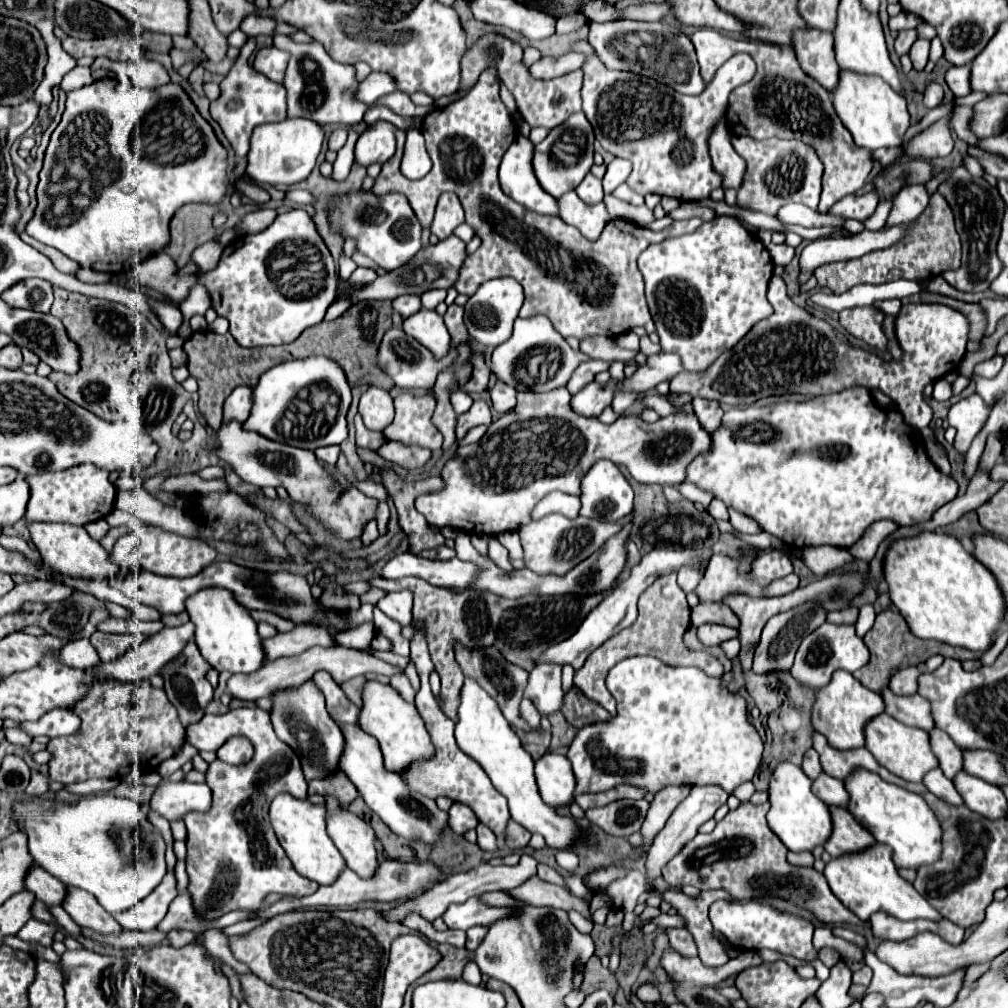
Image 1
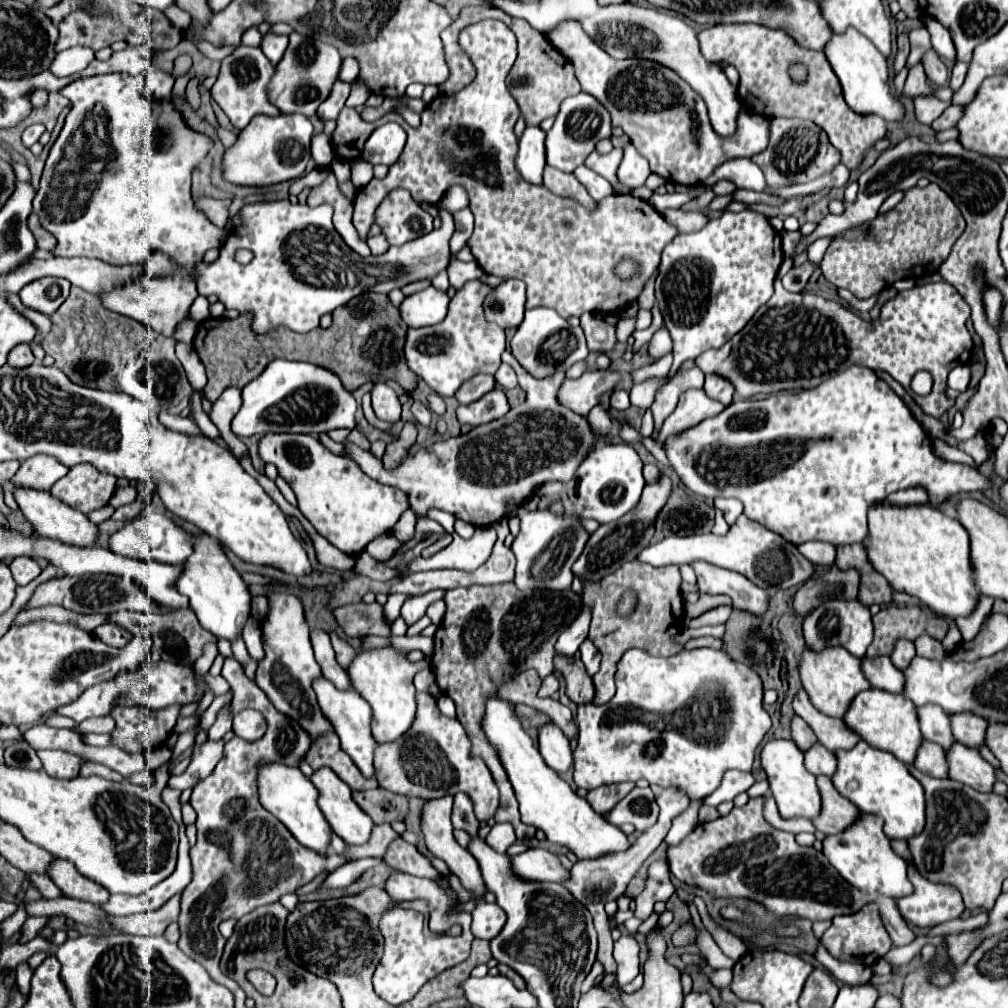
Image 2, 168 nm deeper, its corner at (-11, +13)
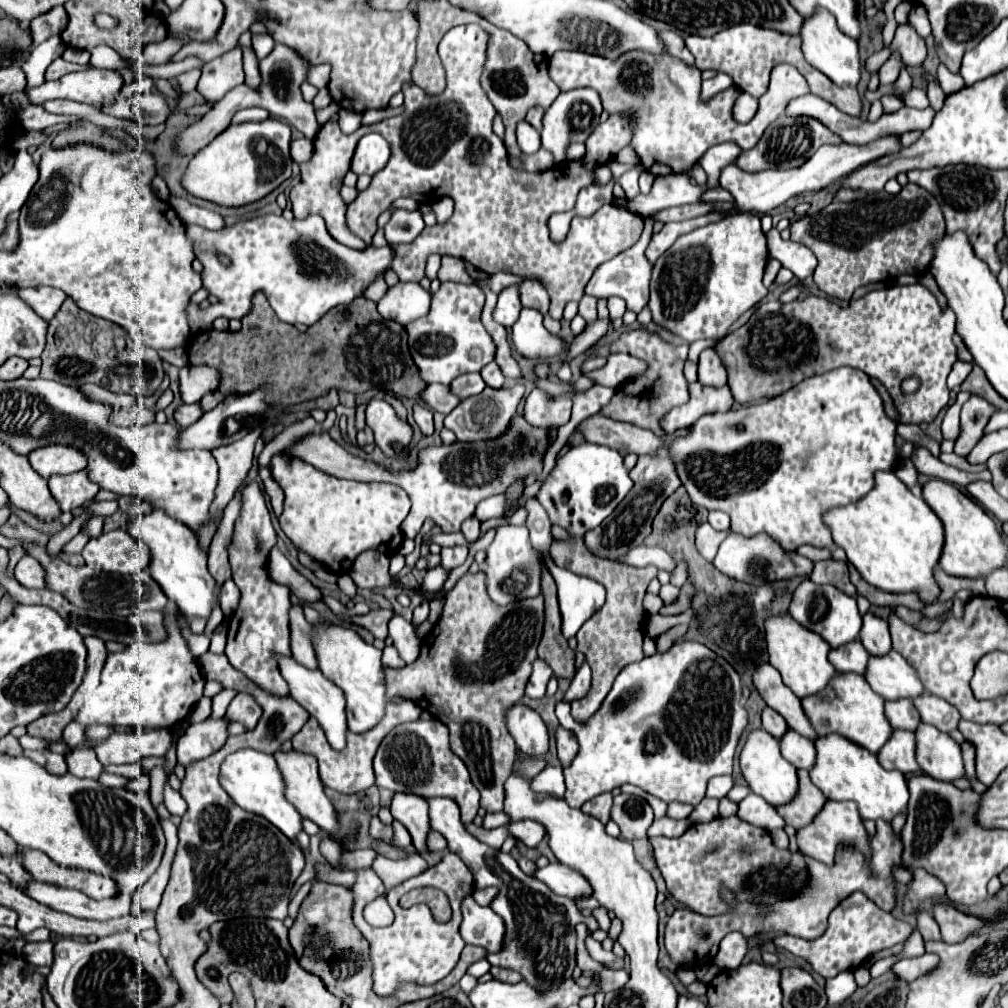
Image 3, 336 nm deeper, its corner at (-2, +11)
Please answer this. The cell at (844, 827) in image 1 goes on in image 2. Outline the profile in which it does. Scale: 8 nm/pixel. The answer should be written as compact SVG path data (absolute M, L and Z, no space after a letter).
M819 776L817 786L819 786L819 792L823 798L823 810L819 812L819 818L811 820L813 826L817 830L821 830L823 834L843 832L849 824L853 824L857 820L859 810L855 808L853 802L847 802L847 798L843 798L835 790L835 786L831 784L831 780L827 776Z

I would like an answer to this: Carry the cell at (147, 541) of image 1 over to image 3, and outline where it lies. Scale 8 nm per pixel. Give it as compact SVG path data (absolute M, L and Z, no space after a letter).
M122 528L102 532L98 538L90 538L82 550L82 556L92 568L118 574L148 570L152 562L152 552Z

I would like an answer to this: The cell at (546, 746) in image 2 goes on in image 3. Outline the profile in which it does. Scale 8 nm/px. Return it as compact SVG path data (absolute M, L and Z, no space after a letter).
M516 704L514 708L510 708L510 712L506 714L506 720L510 724L510 734L516 740L516 746L532 758L542 758L548 754L548 728L544 724L544 720L538 716L538 712L534 712L528 706Z

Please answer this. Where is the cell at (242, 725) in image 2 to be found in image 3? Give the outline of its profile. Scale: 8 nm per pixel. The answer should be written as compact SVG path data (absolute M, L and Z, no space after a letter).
M238 694L230 706L228 706L228 712L226 712L226 718L230 722L242 722L246 726L246 730L252 730L260 718L262 710L258 708L258 704L254 704L254 700L250 700L250 696L244 696L244 694Z

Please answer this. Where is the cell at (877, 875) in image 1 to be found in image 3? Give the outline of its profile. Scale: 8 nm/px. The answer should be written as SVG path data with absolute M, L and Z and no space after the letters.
M828 800L826 808L814 818L814 824L808 824L806 828L798 830L798 846L800 852L808 858L814 858L826 866L834 864L834 856L840 846L856 848L860 854L864 854L866 860L872 860L872 848L870 848L870 836L862 824L858 806L854 802L834 802Z

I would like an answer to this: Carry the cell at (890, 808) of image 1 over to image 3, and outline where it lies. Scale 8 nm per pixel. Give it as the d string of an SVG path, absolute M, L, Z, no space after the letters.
M824 736L822 740L816 740L816 752L818 752L818 764L810 770L810 778L828 800L852 800L852 802L856 802L862 820L892 822L894 816L906 814L906 810L908 810L908 786L906 786L902 772L884 770L872 752L866 752L866 748L846 740L844 736Z

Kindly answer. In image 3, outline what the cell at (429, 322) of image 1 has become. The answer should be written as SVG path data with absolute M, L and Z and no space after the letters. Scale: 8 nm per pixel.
M398 282L388 288L386 296L378 302L378 312L386 320L394 320L402 326L426 316L430 312L432 294L420 288L416 282Z

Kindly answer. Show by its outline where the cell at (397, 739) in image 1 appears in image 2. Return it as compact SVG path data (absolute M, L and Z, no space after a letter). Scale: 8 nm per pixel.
M395 648L359 650L357 656L351 660L351 666L347 666L347 676L353 688L369 702L373 710L371 734L375 734L377 742L391 742L409 730L415 718L413 676L417 674L417 670L423 668L427 668L427 658L411 662L407 654L401 654Z

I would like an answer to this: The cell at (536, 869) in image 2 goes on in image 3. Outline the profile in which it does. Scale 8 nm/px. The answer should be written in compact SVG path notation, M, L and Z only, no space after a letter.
M554 862L548 864L544 868L536 868L534 876L544 882L552 892L566 896L566 898L578 898L578 896L586 896L592 892L590 884L586 882L586 878L578 872L572 872L570 868Z

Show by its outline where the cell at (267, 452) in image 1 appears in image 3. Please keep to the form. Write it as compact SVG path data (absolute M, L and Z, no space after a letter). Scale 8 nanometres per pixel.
M282 452L272 456L270 470L286 496L280 516L282 530L298 550L308 552L334 574L348 574L356 556L368 548L378 548L388 556L400 548L404 540L400 524L410 510L410 498L400 486L342 480L300 458L294 458L292 466L292 458Z

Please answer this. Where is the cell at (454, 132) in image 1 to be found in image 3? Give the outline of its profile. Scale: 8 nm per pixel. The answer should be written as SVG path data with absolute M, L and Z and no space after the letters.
M478 24L452 28L438 46L448 80L442 94L426 96L416 86L406 84L404 114L370 126L360 126L352 134L344 134L337 121L328 120L314 138L312 162L320 168L322 158L334 158L338 142L360 140L368 132L380 132L390 142L392 156L386 168L372 178L370 186L358 192L356 200L348 204L346 224L350 232L371 244L378 229L378 216L390 206L390 202L400 196L410 196L418 202L432 202L436 192L442 192L442 196L450 196L454 200L454 216L444 226L426 226L410 244L392 246L398 252L394 260L394 272L398 278L420 282L430 254L452 254L468 260L474 268L488 276L496 272L510 272L522 278L540 280L550 296L548 314L554 320L562 320L564 306L572 300L582 300L594 268L632 248L640 240L644 220L626 208L604 204L592 216L572 218L570 232L560 244L550 240L546 222L550 214L572 210L576 206L576 196L580 188L592 182L594 168L612 160L624 146L628 146L632 132L626 118L610 116L588 136L586 156L580 162L558 164L542 174L518 174L508 164L504 142L492 130L492 122L498 112L480 84L488 38L490 34Z

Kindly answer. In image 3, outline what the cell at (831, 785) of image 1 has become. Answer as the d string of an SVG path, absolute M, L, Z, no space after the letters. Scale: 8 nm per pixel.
M790 730L786 736L780 740L782 756L794 764L796 768L810 770L816 766L816 748L812 740L806 740L804 736L798 736L798 732Z

